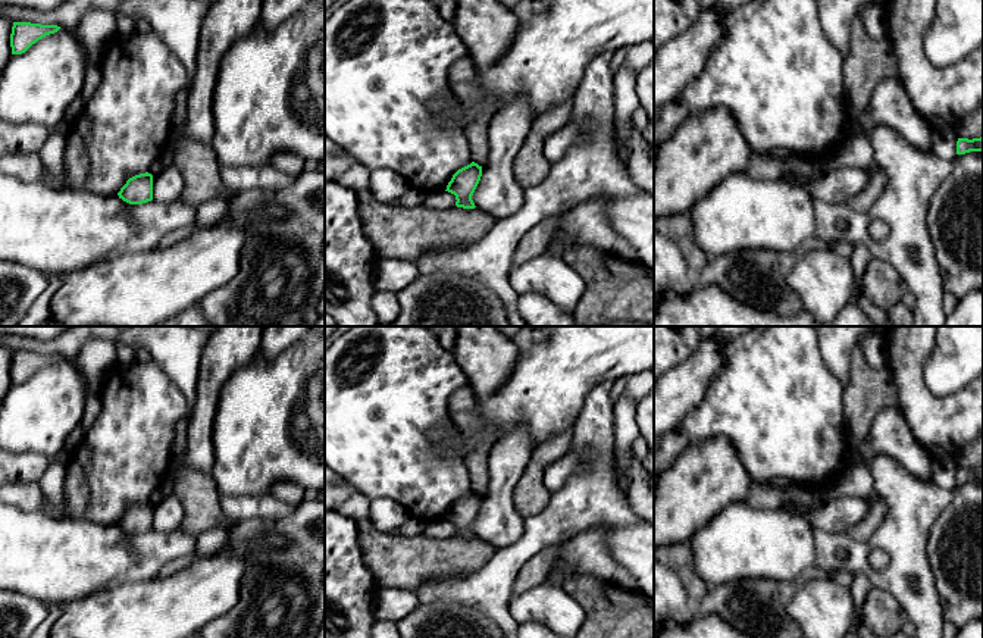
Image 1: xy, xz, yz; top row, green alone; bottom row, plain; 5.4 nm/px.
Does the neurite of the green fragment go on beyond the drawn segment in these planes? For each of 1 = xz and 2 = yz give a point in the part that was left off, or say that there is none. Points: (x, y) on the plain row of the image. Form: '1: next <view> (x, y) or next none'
1: next none
2: next none

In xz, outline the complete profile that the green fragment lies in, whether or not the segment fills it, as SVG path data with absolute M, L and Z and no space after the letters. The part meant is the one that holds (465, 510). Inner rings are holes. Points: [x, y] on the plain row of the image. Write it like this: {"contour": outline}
{"contour": "M472 491L470 494L458 498L447 515L448 522L456 525L456 535L463 538L475 538L472 525L480 510L482 495Z"}

